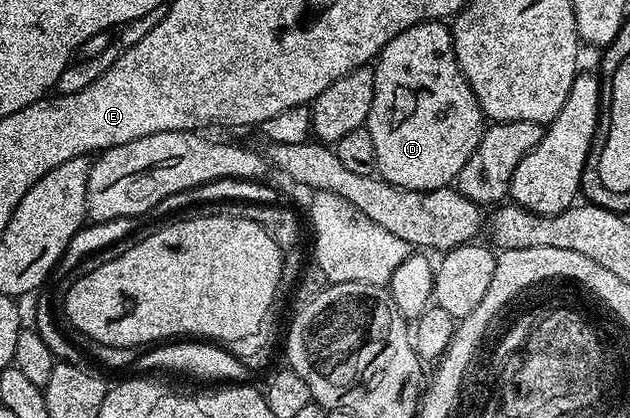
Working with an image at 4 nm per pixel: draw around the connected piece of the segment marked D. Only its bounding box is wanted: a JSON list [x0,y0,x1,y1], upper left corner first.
[364,20,484,192]

